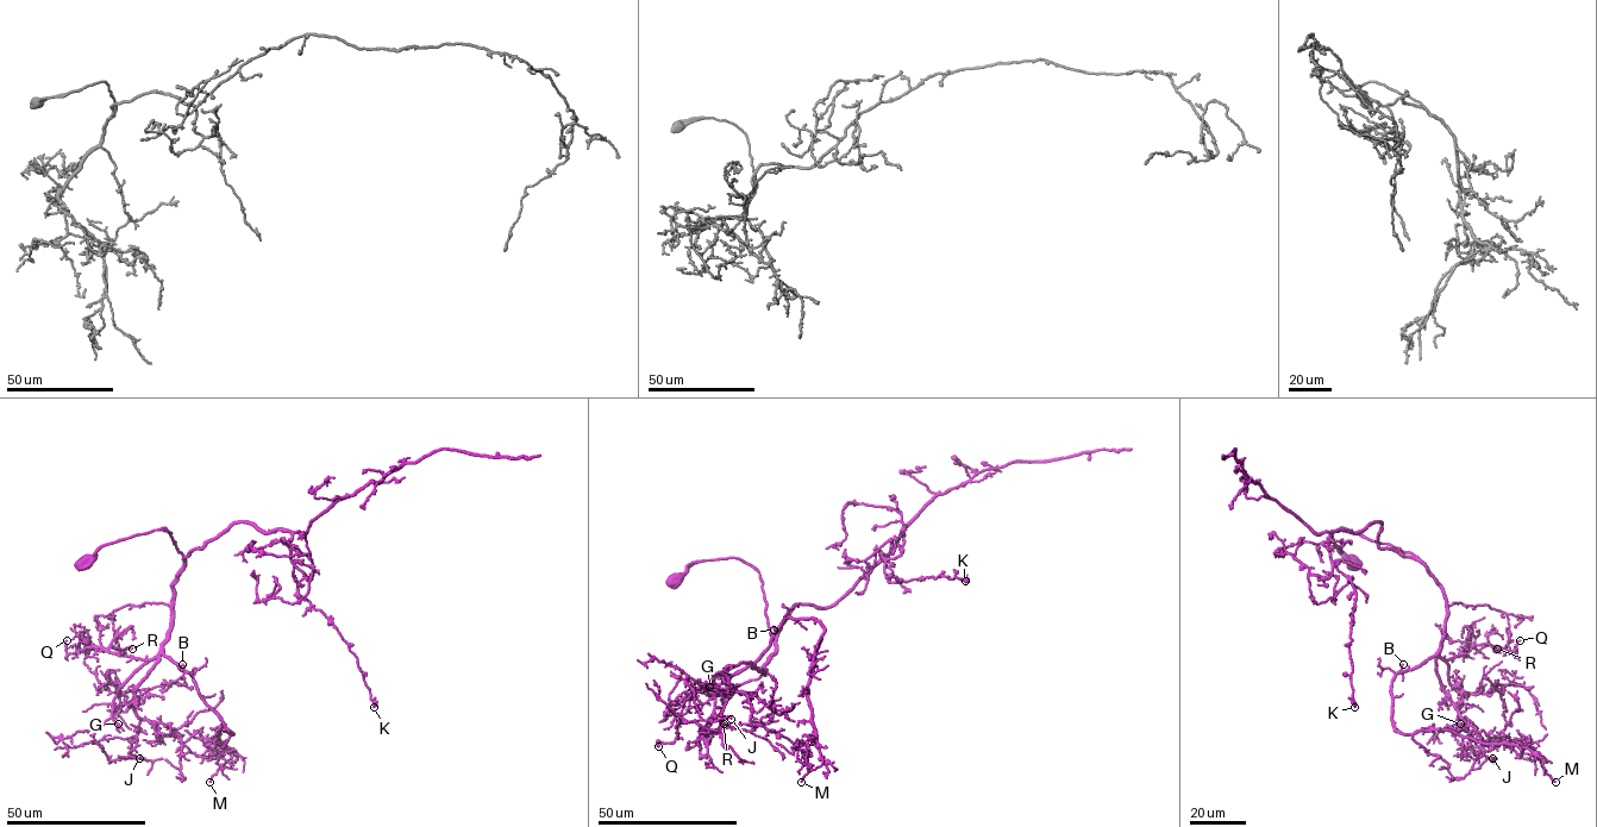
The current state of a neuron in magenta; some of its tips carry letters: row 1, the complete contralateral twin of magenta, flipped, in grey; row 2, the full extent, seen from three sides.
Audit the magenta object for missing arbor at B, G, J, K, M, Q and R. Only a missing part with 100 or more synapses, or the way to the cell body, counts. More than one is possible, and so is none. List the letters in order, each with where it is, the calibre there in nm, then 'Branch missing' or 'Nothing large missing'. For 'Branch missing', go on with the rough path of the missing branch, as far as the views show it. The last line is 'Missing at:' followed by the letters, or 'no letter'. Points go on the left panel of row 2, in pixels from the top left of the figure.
B: Place: (182, 664). Thickness 110 nm. Nothing large missing
G: Place: (118, 724). Thickness 110 nm. Nothing large missing
J: Place: (139, 758). Thickness 150 nm. Nothing large missing
K: Place: (374, 707). Thickness 300 nm. Nothing large missing
M: Place: (210, 782). Thickness 200 nm. Nothing large missing
Q: Place: (67, 640). Thickness 140 nm. Nothing large missing
R: Place: (132, 649). Thickness 120 nm. Nothing large missing
Missing at: no letter

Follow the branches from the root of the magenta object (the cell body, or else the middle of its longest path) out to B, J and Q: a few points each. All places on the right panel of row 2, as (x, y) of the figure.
B: (1353, 563), (1333, 542), (1335, 530), (1409, 552), (1441, 587), (1440, 649), (1417, 666), (1403, 671), (1403, 664)
J: (1353, 563), (1335, 530), (1409, 552), (1440, 584), (1439, 655), (1461, 695), (1451, 730), (1492, 758)
Q: (1353, 563), (1333, 542), (1335, 530), (1417, 557), (1446, 601), (1444, 659), (1483, 644), (1516, 653), (1520, 640)

